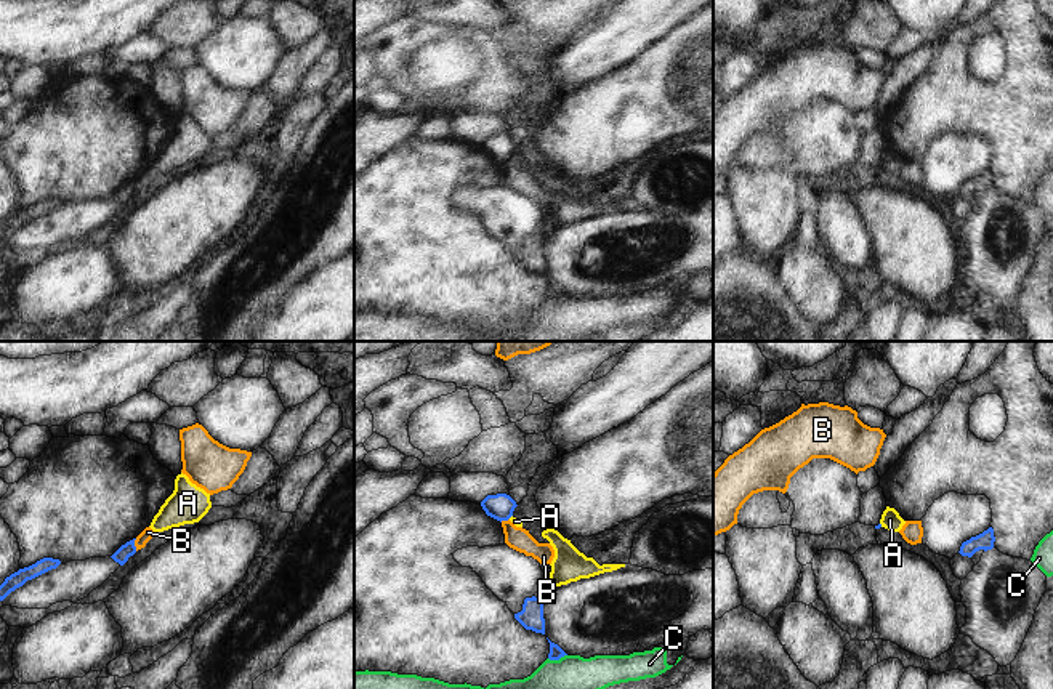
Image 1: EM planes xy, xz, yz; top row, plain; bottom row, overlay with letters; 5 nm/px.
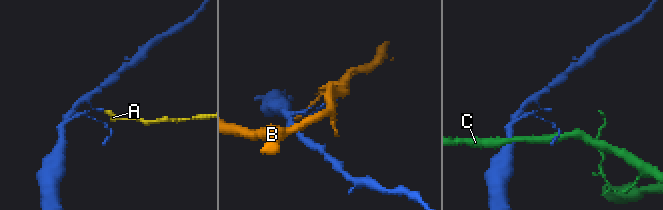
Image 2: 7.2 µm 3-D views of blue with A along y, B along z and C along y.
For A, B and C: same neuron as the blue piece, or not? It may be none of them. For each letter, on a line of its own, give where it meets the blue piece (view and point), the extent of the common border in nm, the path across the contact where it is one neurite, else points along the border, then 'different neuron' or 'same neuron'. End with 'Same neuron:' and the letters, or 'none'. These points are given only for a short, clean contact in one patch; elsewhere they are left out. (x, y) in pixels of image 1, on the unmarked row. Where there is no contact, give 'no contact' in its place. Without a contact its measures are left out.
A: meets blue in xz at (510, 157); contact 30 nm long; border along xz (512, 156), (508, 159); different neuron
B: meets blue in xy at (133, 186); contact 60 nm long; different neuron
C: meets blue in xz at (556, 300); contact 100 nm long; different neuron
Same neuron: none

